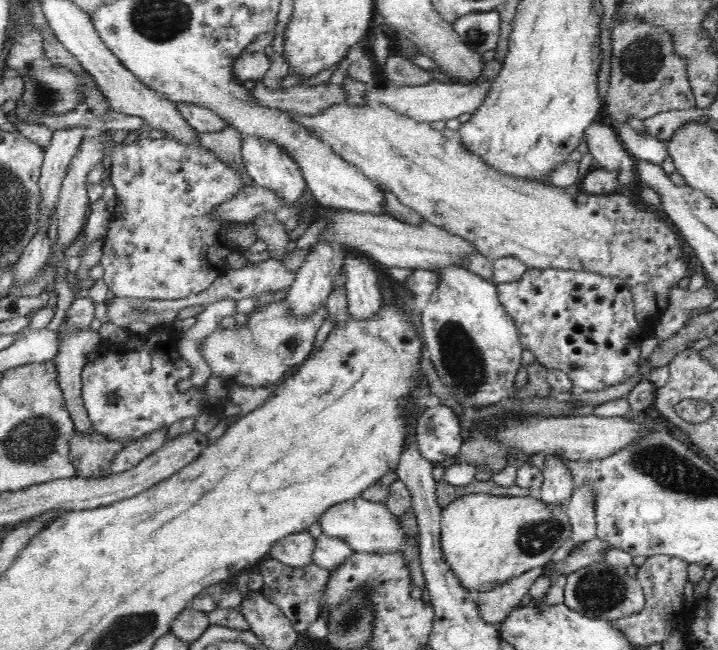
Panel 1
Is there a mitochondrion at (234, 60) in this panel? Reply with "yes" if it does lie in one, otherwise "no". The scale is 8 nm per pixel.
no

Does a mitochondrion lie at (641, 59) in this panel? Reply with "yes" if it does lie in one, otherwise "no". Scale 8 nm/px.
yes

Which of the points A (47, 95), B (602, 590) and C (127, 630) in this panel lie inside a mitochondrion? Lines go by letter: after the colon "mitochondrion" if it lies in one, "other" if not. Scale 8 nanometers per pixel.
A: mitochondrion
B: mitochondrion
C: mitochondrion

